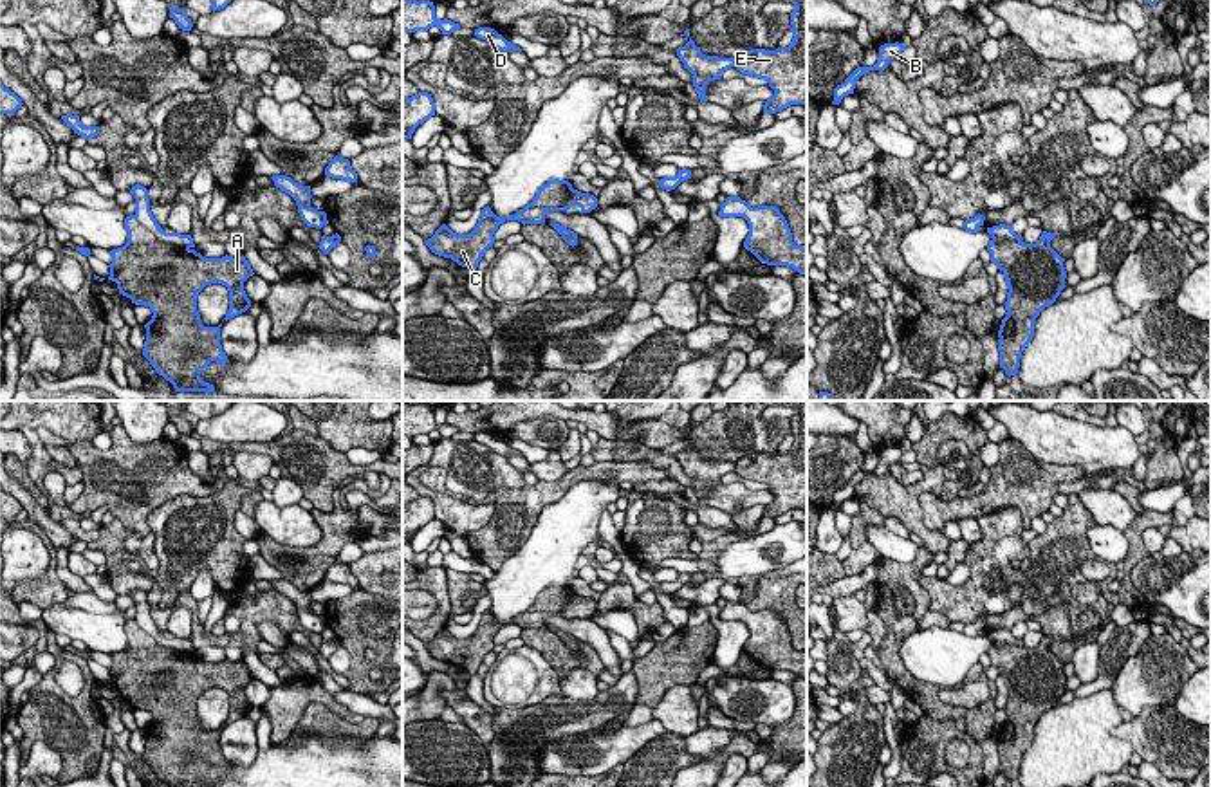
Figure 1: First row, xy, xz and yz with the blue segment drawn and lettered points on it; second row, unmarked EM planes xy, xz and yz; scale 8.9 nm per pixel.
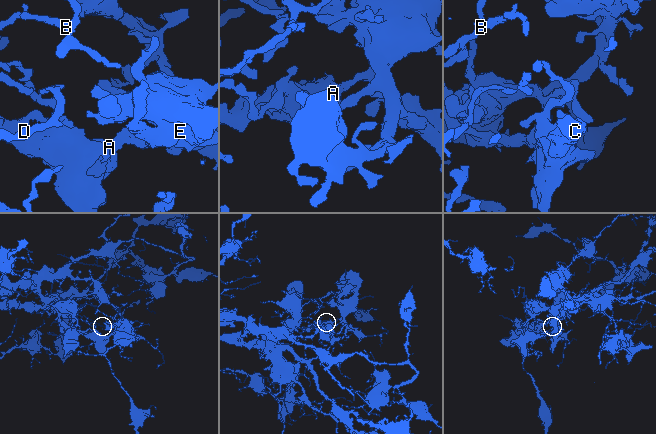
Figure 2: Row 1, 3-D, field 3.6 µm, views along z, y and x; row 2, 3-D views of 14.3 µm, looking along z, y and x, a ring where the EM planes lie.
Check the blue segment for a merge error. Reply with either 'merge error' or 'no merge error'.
merge error

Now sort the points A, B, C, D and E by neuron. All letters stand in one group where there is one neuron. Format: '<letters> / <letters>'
A C / B D E

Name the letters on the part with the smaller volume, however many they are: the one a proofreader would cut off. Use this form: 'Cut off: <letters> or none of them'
Cut off: A, C

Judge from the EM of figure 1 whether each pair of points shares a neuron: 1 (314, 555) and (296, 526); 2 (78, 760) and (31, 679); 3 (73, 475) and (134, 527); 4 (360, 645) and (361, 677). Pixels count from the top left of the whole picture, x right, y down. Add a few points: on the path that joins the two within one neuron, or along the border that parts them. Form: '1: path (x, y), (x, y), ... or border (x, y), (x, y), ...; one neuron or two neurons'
1: border (323, 533), (305, 547), (282, 546), (268, 535); two neurons
2: border (44, 675), (29, 692); two neurons
3: border (76, 464), (82, 481); two neurons
4: path (360, 652), (360, 670); one neuron

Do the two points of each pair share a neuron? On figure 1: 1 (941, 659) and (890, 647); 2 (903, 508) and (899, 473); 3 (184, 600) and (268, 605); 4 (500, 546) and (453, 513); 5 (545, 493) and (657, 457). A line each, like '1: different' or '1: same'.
1: different
2: different
3: same
4: different
5: different

